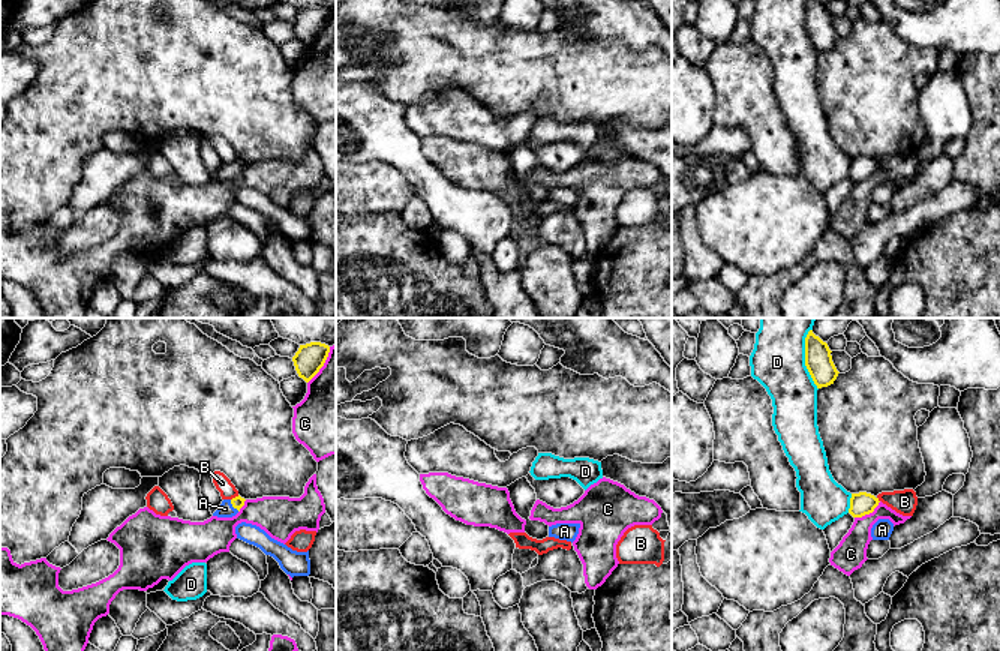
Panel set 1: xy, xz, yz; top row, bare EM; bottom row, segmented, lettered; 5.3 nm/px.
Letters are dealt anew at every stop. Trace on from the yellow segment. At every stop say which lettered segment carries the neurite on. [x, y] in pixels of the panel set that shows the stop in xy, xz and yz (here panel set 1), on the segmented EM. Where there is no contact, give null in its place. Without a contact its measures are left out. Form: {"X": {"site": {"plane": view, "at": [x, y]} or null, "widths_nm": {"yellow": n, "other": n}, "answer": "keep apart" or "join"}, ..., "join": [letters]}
{"A": {"site": {"plane": "xy", "at": [233, 506]}, "widths_nm": {"yellow": 70, "other": 80}, "answer": "join"}, "B": {"site": {"plane": "xy", "at": [236, 497]}, "widths_nm": {"yellow": 70, "other": 90}, "answer": "keep apart"}, "C": {"site": {"plane": "yz", "at": [868, 513]}, "widths_nm": {"yellow": 120, "other": 170}, "answer": "keep apart"}, "D": {"site": {"plane": "yz", "at": [805, 359]}, "widths_nm": {"yellow": 140, "other": 300}, "answer": "keep apart"}, "join": ["A"]}

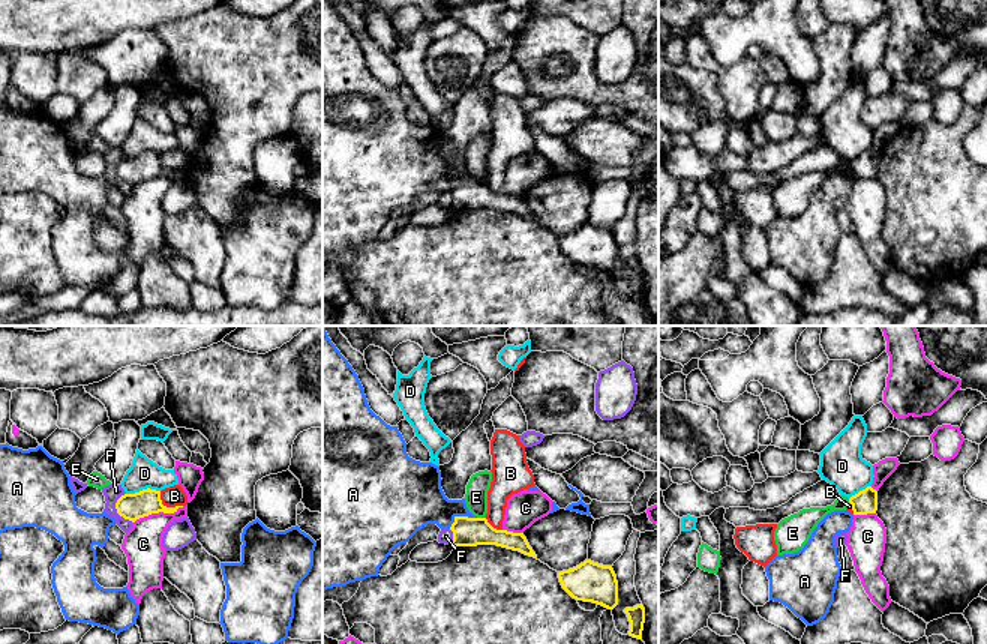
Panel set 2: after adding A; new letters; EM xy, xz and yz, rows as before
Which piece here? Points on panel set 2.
{"A": {"site": {"plane": "xz", "at": [461, 517]}, "widths_nm": {"yellow": 160, "other": 280}, "answer": "keep apart"}, "B": {"site": {"plane": "xy", "at": [165, 506]}, "widths_nm": {"yellow": 140, "other": 110}, "answer": "keep apart"}, "C": {"site": {"plane": "xy", "at": [158, 512]}, "widths_nm": {"yellow": 140, "other": 200}, "answer": "keep apart"}, "D": {"site": {"plane": "xy", "at": [143, 490]}, "widths_nm": {"yellow": 140, "other": 160}, "answer": "keep apart"}, "E": {"site": {"plane": "xz", "at": [480, 518]}, "widths_nm": {"yellow": 160, "other": 120}, "answer": "keep apart"}, "F": {"site": {"plane": "xy", "at": [117, 511]}, "widths_nm": {"yellow": 140, "other": 90}, "answer": "keep apart"}, "join": []}

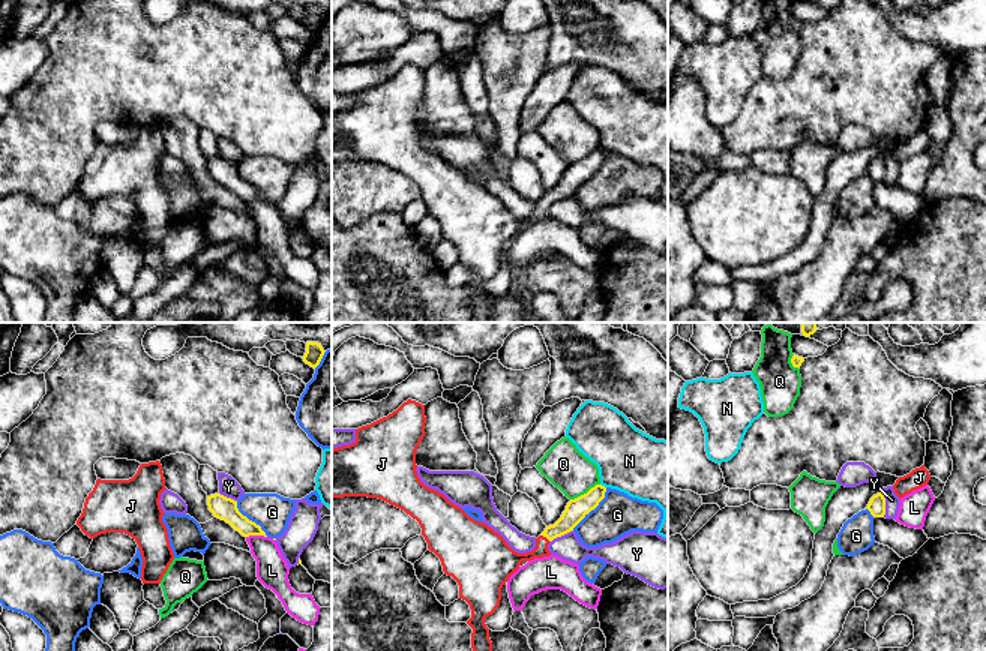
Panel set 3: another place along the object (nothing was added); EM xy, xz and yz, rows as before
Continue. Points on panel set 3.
{"G": {"site": {"plane": "xz", "at": [593, 509]}, "widths_nm": {"yellow": 120, "other": 220}, "answer": "keep apart"}, "J": {"site": {"plane": "xz", "at": [545, 536]}, "widths_nm": {"yellow": 120, "other": 150}, "answer": "join"}, "L": {"site": {"plane": "xy", "at": [255, 534]}, "widths_nm": {"yellow": 130, "other": 180}, "answer": "keep apart"}, "N": {"site": {"plane": "xz", "at": [604, 486]}, "widths_nm": {"yellow": 120, "other": 340}, "answer": "keep apart"}, "Q": {"site": {"plane": "xz", "at": [584, 494]}, "widths_nm": {"yellow": 120, "other": 220}, "answer": "keep apart"}, "Y": {"site": {"plane": "yz", "at": [884, 504]}, "widths_nm": {"yellow": 100, "other": 80}, "answer": "keep apart"}, "join": ["J"]}

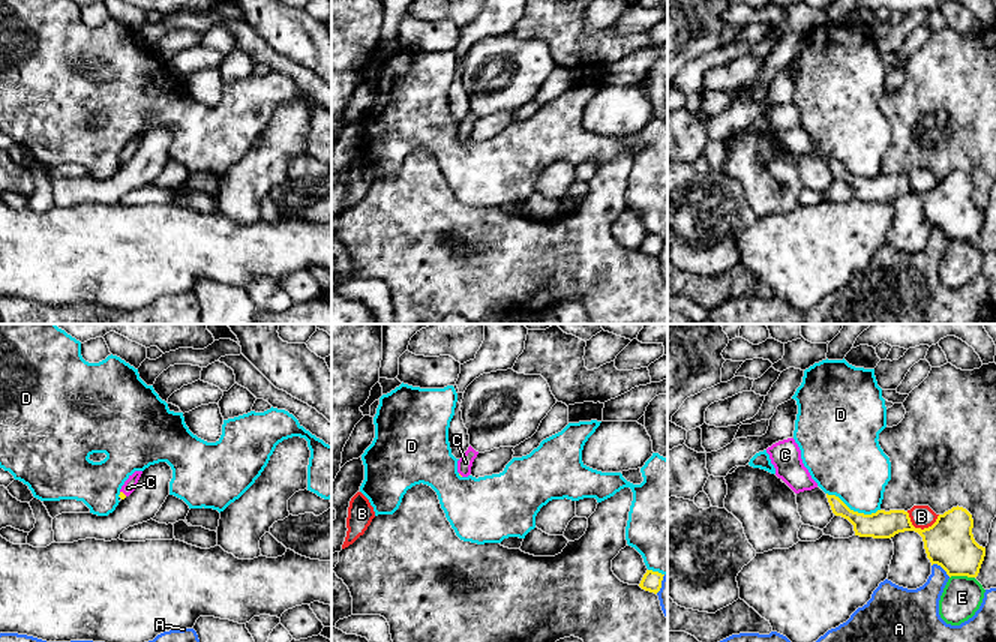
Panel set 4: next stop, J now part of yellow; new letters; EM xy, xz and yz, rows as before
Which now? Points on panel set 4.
{"A": {"site": {"plane": "yz", "at": [941, 566]}, "widths_nm": {"yellow": 260, "other": 200}, "answer": "keep apart"}, "B": {"site": {"plane": "yz", "at": [920, 528]}, "widths_nm": {"yellow": 260, "other": 130}, "answer": "keep apart"}, "C": {"site": {"plane": "xy", "at": [122, 492]}, "widths_nm": {"yellow": 40, "other": 70}, "answer": "join"}, "D": {"site": {"plane": "yz", "at": [852, 510]}, "widths_nm": {"yellow": 150, "other": 380}, "answer": "keep apart"}, "E": {"site": {"plane": "yz", "at": [962, 575]}, "widths_nm": {"yellow": 260, "other": 220}, "answer": "keep apart"}, "join": ["C"]}

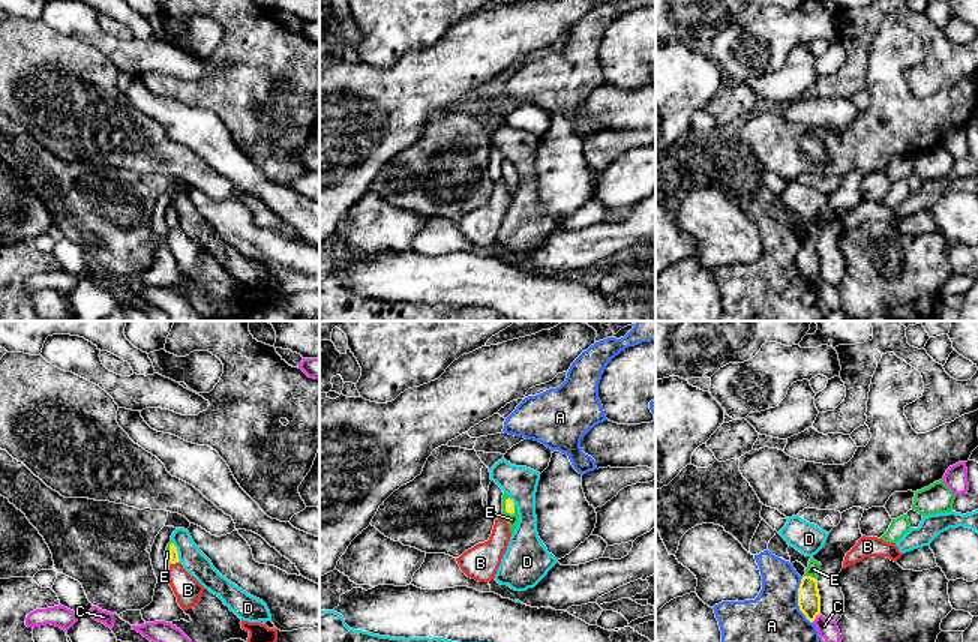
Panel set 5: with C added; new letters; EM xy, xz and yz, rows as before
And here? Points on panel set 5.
{"A": {"site": {"plane": "yz", "at": [798, 600]}, "widths_nm": {"yellow": 130, "other": 280}, "answer": "keep apart"}, "B": {"site": {"plane": "xy", "at": [174, 563]}, "widths_nm": {"yellow": 50, "other": 150}, "answer": "keep apart"}, "C": {"site": {"plane": "yz", "at": [815, 618]}, "widths_nm": {"yellow": 130, "other": 100}, "answer": "keep apart"}, "D": {"site": {"plane": "xy", "at": [177, 552]}, "widths_nm": {"yellow": 50, "other": 140}, "answer": "keep apart"}, "E": {"site": {"plane": "yz", "at": [810, 576]}, "widths_nm": {"yellow": 130, "other": 70}, "answer": "join"}, "join": ["E"]}

